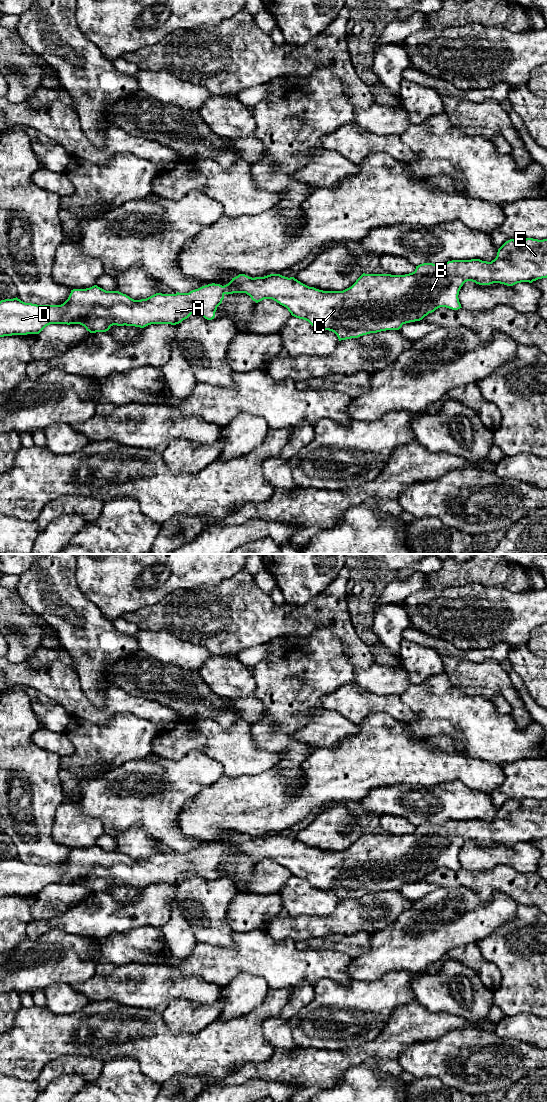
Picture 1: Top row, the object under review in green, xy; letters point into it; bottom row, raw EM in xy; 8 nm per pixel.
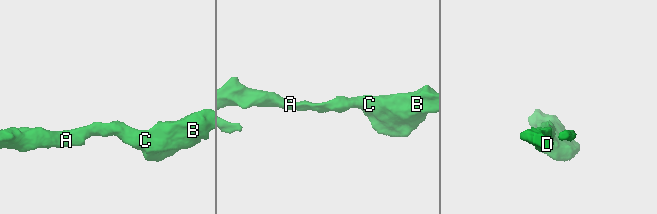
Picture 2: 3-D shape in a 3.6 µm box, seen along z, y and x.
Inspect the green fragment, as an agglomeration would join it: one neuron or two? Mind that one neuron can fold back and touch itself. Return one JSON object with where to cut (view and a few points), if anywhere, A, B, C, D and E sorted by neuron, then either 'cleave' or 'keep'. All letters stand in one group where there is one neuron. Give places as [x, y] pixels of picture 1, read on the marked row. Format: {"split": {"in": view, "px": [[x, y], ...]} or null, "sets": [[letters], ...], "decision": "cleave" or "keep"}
{"split": null, "sets": [["A", "B", "C", "D", "E"]], "decision": "keep"}

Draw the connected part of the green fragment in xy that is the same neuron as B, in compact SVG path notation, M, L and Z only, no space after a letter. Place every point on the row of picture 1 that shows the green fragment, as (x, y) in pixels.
M526 238L522 240L510 239L506 241L497 252L497 256L491 262L480 259L471 260L452 260L441 265L433 263L423 263L416 266L414 272L405 275L391 274L365 274L363 273L356 282L343 291L323 291L314 287L309 287L294 277L285 277L280 274L270 274L264 277L249 277L239 274L222 286L220 284L208 284L189 293L162 294L156 293L146 299L134 300L119 291L106 291L97 285L86 289L73 289L68 299L61 305L37 305L25 303L20 299L5 299L0 301L0 337L12 335L39 334L50 324L80 324L90 333L106 332L111 326L135 326L144 328L151 324L171 324L176 325L187 319L191 314L201 315L207 320L215 317L217 307L222 303L225 294L246 293L256 303L264 299L272 299L280 305L286 307L292 316L308 321L313 327L319 330L329 330L334 332L339 341L358 338L370 333L377 333L386 330L399 330L403 324L420 321L429 313L434 312L440 307L458 310L461 307L459 302L459 291L467 281L475 282L479 285L490 285L500 283L513 286L521 282L532 283L538 279L547 278L547 239L538 240Z

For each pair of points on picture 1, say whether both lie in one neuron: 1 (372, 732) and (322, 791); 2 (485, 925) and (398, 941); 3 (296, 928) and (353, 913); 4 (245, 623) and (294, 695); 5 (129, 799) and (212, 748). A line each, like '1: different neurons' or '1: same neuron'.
1: same neuron
2: same neuron
3: same neuron
4: different neurons
5: different neurons

